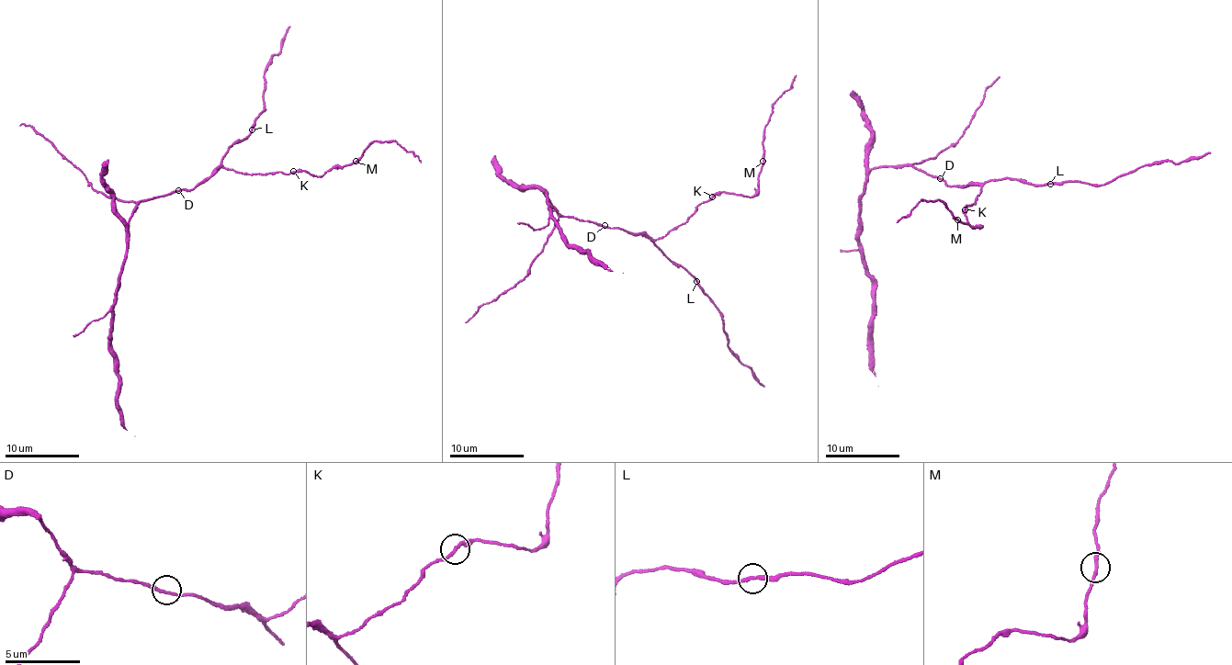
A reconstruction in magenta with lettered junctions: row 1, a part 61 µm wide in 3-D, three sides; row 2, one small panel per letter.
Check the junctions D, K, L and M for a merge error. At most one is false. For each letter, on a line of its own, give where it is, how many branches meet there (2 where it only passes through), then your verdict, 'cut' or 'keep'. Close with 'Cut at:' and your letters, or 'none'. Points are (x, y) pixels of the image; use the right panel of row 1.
D: place (940, 178); branches 2; keep
K: place (965, 209); branches 2; keep
L: place (1050, 184); branches 2; keep
M: place (957, 219); branches 2; keep
Cut at: none

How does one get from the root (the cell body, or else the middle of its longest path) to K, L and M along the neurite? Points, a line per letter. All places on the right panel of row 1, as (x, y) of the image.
K: (942, 180), (954, 186), (981, 186), (976, 203), (973, 206), (966, 205), (965, 209)
L: (942, 180), (952, 186), (964, 187), (991, 178), (1050, 184)
M: (942, 180), (954, 186), (981, 186), (976, 203), (966, 205), (964, 211), (971, 226), (980, 228), (957, 219)

